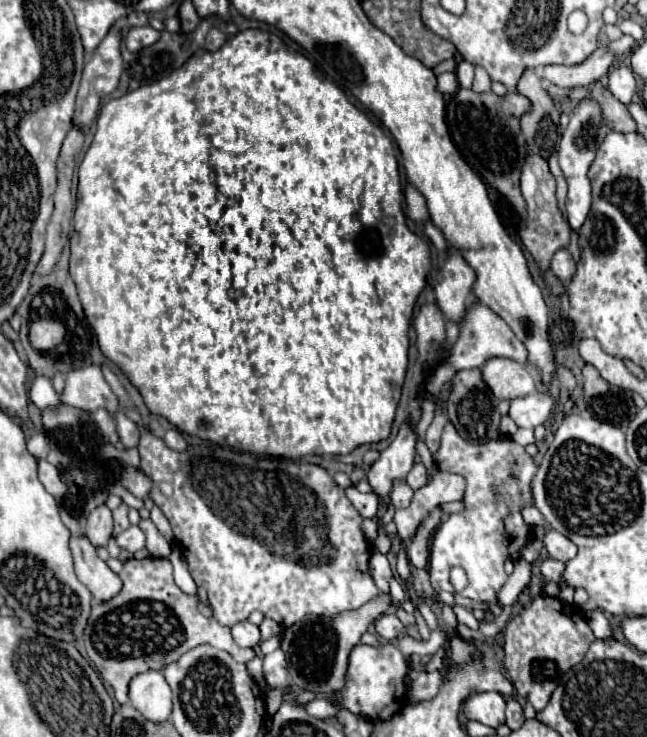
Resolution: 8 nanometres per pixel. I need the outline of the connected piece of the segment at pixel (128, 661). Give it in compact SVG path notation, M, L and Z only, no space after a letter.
M130 558L120 572L124 582L118 596L100 606L92 606L88 628L84 630L84 644L88 658L96 664L100 678L114 688L114 698L120 704L128 702L128 684L136 674L146 670L162 670L162 666L176 662L182 654L200 644L226 650L236 662L254 658L252 648L240 648L230 634L214 618L206 618L196 608L196 598L184 594L172 578L172 564L168 558Z

